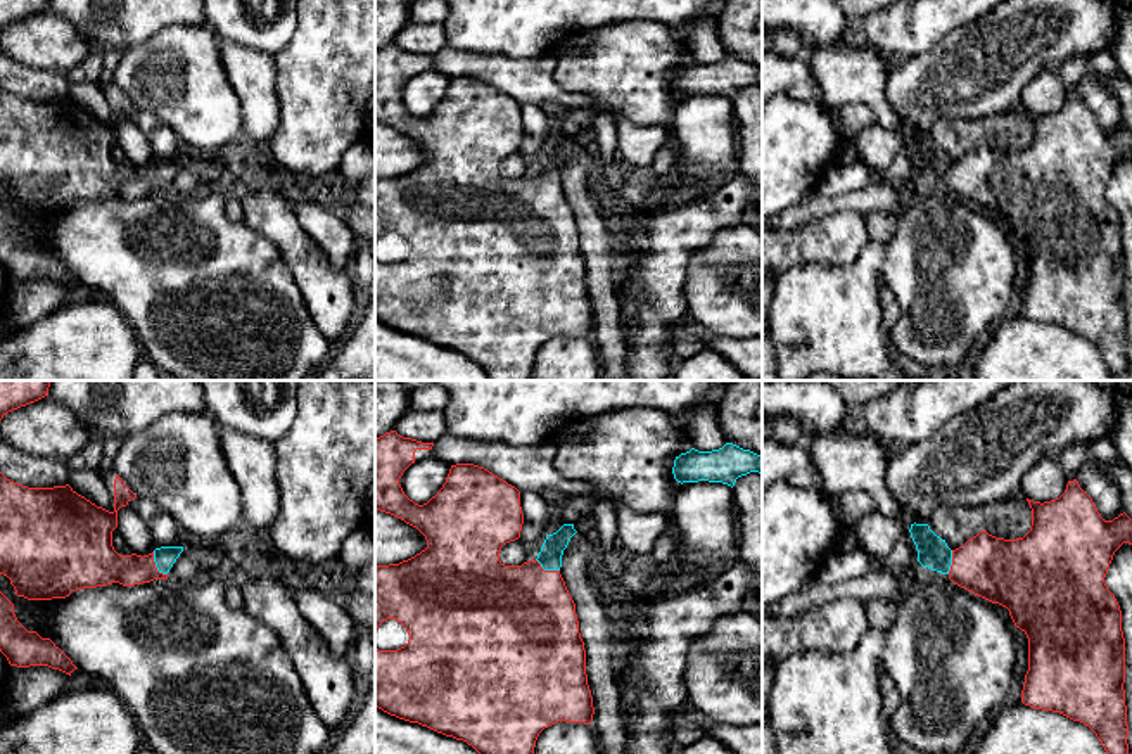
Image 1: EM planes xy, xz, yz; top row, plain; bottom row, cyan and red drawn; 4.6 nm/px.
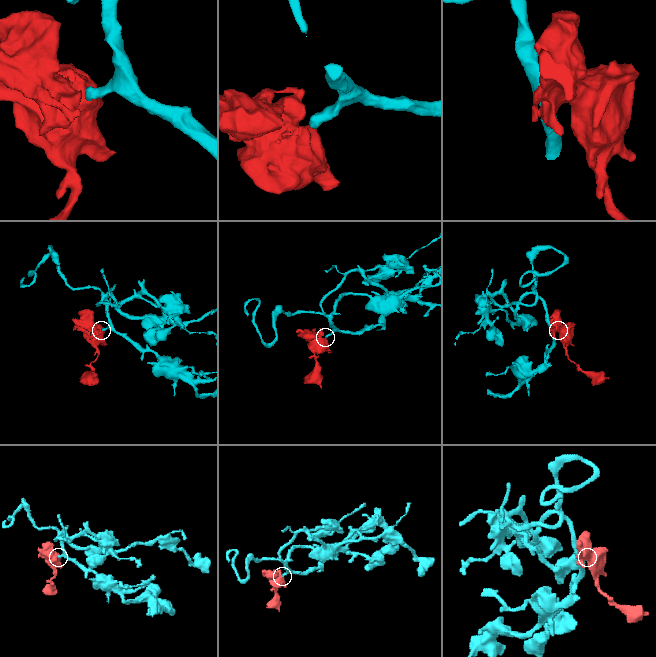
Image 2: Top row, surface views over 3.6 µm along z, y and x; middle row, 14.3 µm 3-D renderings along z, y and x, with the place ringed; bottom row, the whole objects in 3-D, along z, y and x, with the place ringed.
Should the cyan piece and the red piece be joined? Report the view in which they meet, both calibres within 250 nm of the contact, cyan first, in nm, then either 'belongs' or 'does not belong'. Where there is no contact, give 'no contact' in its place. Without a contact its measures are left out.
xy | 100/180 nm | belongs

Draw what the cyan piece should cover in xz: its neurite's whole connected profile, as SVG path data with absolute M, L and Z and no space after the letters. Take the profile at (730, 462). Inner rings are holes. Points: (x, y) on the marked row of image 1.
M726 443L719 450L698 451L691 448L674 460L672 474L677 482L722 482L735 486L736 479L750 472L762 474L762 457Z

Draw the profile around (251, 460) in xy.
M223 427L219 441L225 462L240 489L242 527L247 533L264 534L280 510L275 446L266 439Z

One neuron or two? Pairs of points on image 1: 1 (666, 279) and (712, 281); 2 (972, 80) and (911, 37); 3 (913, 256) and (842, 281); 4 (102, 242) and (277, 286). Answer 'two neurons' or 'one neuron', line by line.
1: two neurons
2: two neurons
3: two neurons
4: one neuron

